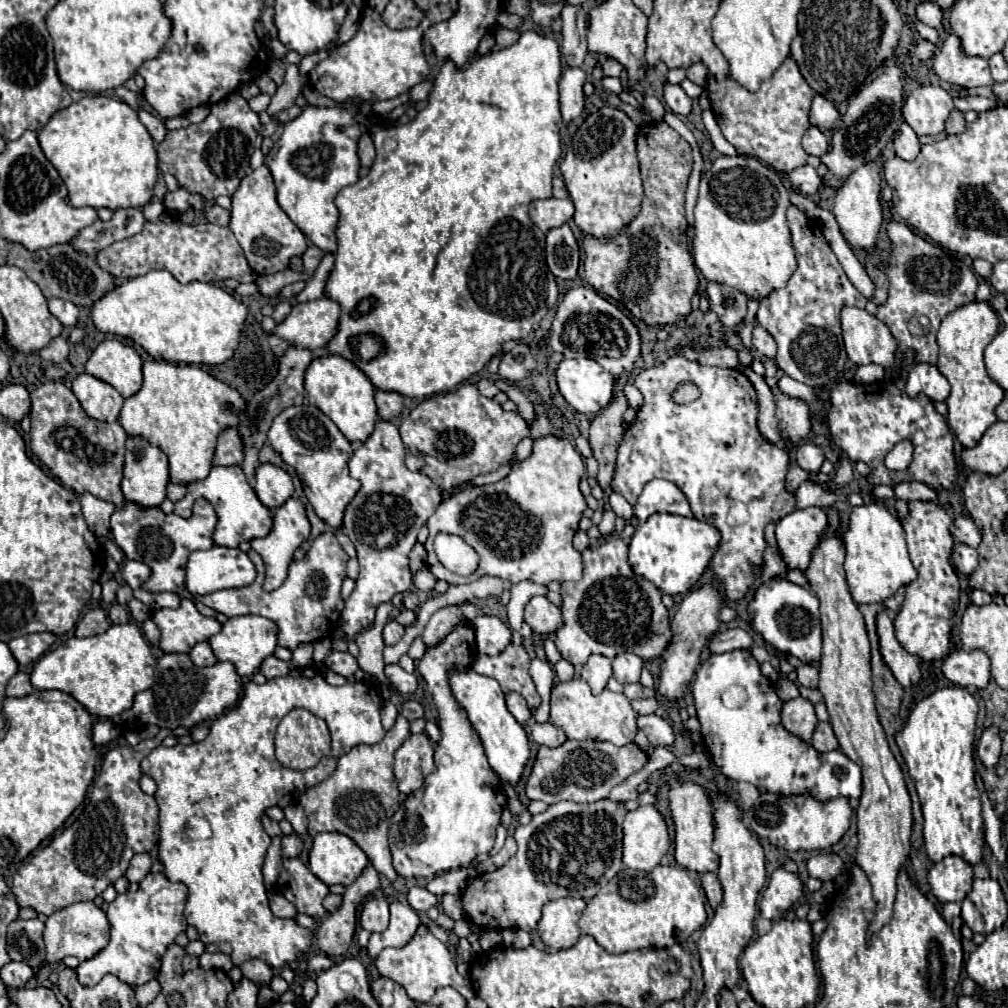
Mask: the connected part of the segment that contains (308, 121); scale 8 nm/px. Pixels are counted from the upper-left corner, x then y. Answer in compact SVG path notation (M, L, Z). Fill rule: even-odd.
M350 98L332 108L306 106L296 120L284 124L278 140L278 152L274 148L268 156L280 208L318 248L330 254L334 254L338 246L336 226L340 212L334 204L334 198L344 186L350 186L358 180L358 142L362 134L368 132L366 124L356 122L360 104L360 98Z

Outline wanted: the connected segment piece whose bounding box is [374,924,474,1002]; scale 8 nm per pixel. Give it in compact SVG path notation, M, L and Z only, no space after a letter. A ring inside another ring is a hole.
M426 924L418 926L414 938L404 948L384 948L374 964L380 976L398 982L414 1002L428 1002L434 996L434 992L444 986L456 988L466 998L474 996L474 990L470 988L470 984L466 982L464 986L464 978L458 974L450 950L428 930Z

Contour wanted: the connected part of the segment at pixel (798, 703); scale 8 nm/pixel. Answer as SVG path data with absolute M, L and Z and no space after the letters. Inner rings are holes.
M796 698L790 702L784 702L782 706L782 726L786 728L786 732L798 736L800 740L808 742L812 738L812 732L818 724L818 718L814 714L814 706L804 700L804 698Z

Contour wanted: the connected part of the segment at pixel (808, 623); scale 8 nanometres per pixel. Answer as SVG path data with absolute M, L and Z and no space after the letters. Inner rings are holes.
M772 578L756 590L752 602L748 604L748 612L752 628L760 632L762 638L768 644L772 644L776 650L796 656L804 664L820 660L822 630L820 630L820 612L818 612L816 594L788 582L786 578Z

